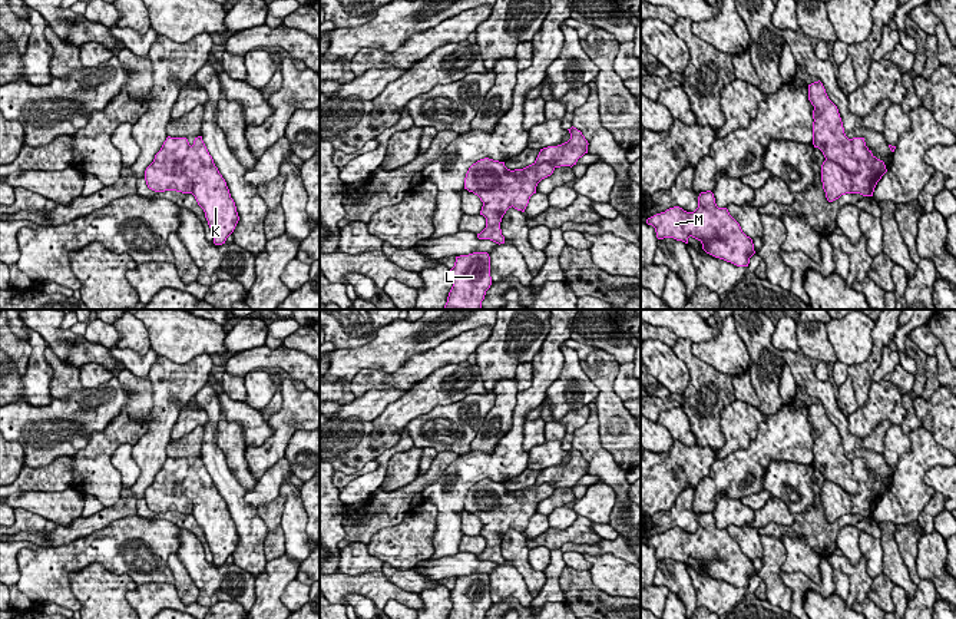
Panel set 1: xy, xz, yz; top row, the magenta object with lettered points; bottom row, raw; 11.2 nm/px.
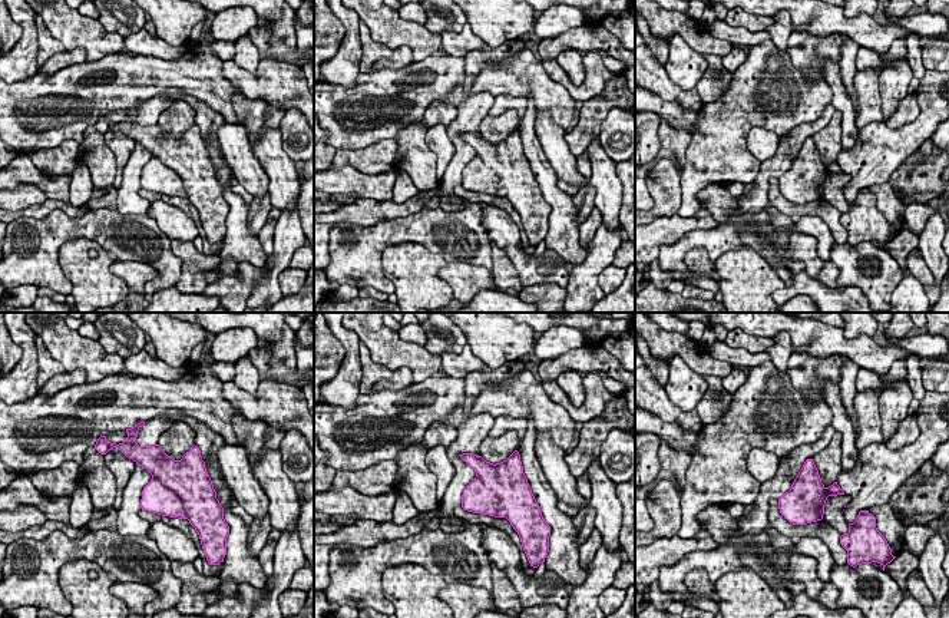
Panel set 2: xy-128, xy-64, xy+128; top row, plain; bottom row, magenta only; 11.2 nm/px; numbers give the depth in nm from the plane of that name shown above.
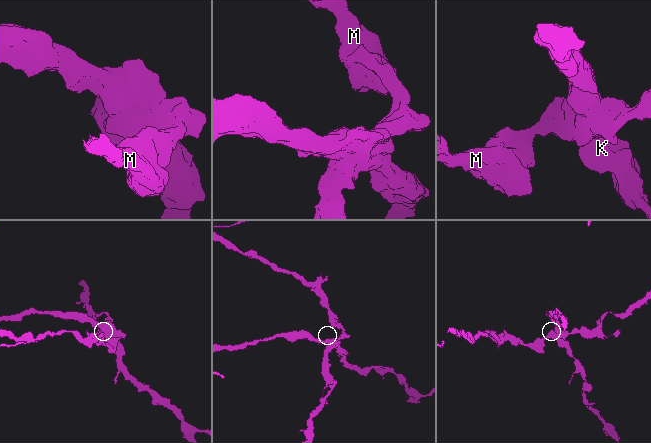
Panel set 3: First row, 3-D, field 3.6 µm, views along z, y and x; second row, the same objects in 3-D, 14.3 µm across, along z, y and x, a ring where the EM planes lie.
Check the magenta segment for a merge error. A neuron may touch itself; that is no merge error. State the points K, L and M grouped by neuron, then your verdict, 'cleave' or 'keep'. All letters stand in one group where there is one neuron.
K / L M | cleave

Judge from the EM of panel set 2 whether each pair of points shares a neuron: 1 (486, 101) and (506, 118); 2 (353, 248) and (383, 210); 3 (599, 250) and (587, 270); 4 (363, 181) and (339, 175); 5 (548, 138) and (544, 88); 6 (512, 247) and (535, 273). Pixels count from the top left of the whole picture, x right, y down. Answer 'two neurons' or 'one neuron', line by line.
1: two neurons
2: two neurons
3: one neuron
4: one neuron
5: two neurons
6: one neuron

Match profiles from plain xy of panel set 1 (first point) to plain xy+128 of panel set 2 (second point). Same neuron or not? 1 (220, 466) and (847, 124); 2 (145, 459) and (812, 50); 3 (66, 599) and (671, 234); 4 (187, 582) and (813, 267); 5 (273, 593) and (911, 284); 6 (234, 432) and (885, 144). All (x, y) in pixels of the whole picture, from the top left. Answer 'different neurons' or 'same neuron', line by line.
1: same neuron
2: same neuron
3: different neurons
4: same neuron
5: same neuron
6: different neurons

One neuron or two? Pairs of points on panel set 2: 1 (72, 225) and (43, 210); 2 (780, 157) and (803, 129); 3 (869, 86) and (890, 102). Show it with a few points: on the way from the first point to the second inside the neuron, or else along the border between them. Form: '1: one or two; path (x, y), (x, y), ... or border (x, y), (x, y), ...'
1: two; border (83, 212), (17, 218)
2: one; path (787, 149), (796, 136)
3: two; border (893, 63), (889, 63), (879, 76), (883, 121)

